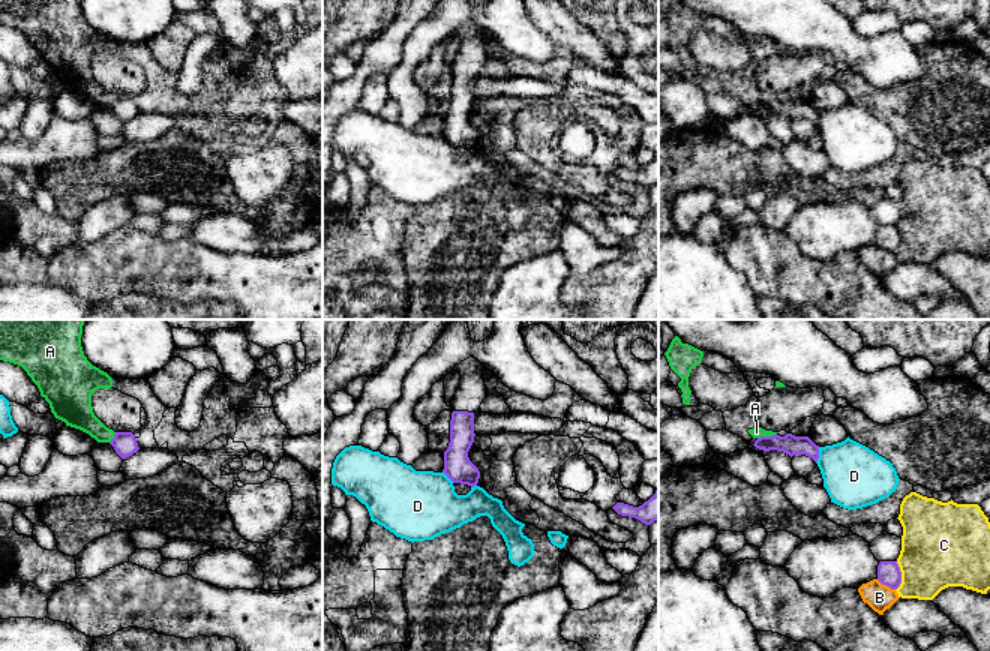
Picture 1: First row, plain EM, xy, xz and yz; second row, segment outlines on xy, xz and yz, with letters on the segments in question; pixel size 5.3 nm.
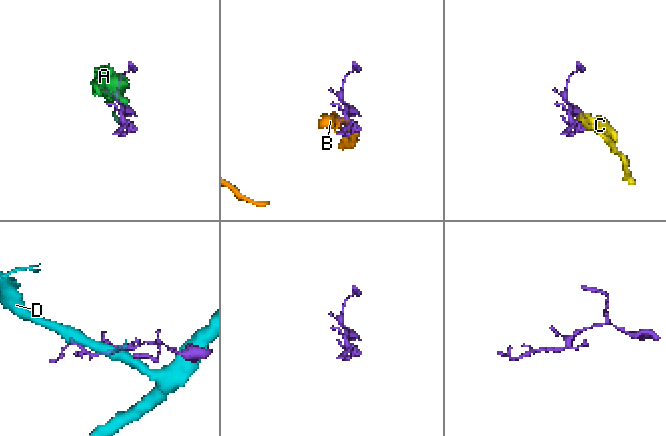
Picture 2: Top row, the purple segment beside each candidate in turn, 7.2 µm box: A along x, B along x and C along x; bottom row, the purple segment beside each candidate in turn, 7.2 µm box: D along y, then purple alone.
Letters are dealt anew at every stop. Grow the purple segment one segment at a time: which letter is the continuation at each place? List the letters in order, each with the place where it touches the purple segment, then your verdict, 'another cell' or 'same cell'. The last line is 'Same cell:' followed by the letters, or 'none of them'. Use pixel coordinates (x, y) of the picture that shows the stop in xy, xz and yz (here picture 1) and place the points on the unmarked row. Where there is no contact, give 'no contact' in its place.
A: meets purple in yz at (767, 101); another cell
B: meets purple in yz at (885, 248); another cell
C: meets purple in yz at (900, 240); another cell
D: meets purple in yz at (818, 119); another cell
Same cell: none of them

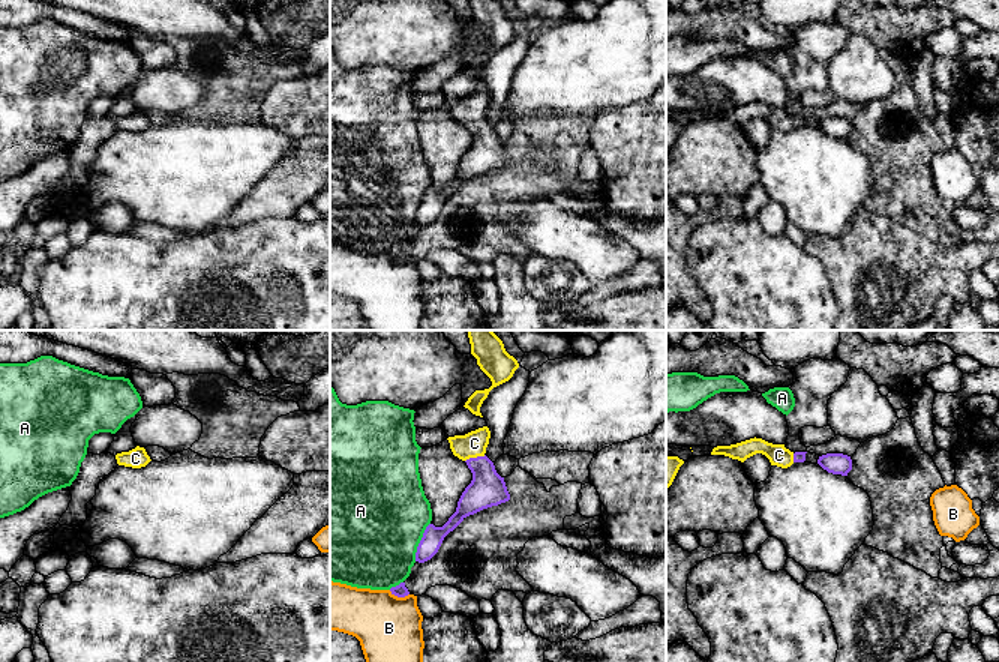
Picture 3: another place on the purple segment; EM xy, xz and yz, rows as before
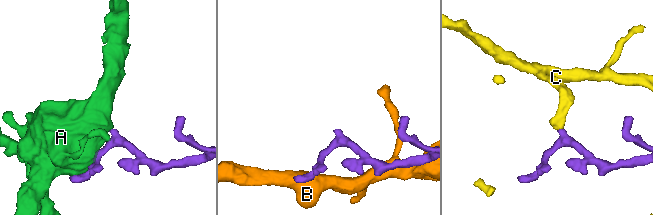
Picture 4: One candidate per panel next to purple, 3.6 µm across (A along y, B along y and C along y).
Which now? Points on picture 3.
A: meets purple in xz at (420, 206); another cell
B: meets purple in xz at (399, 260); another cell
C: meets purple in xz at (474, 122); same cell
Same cell: C

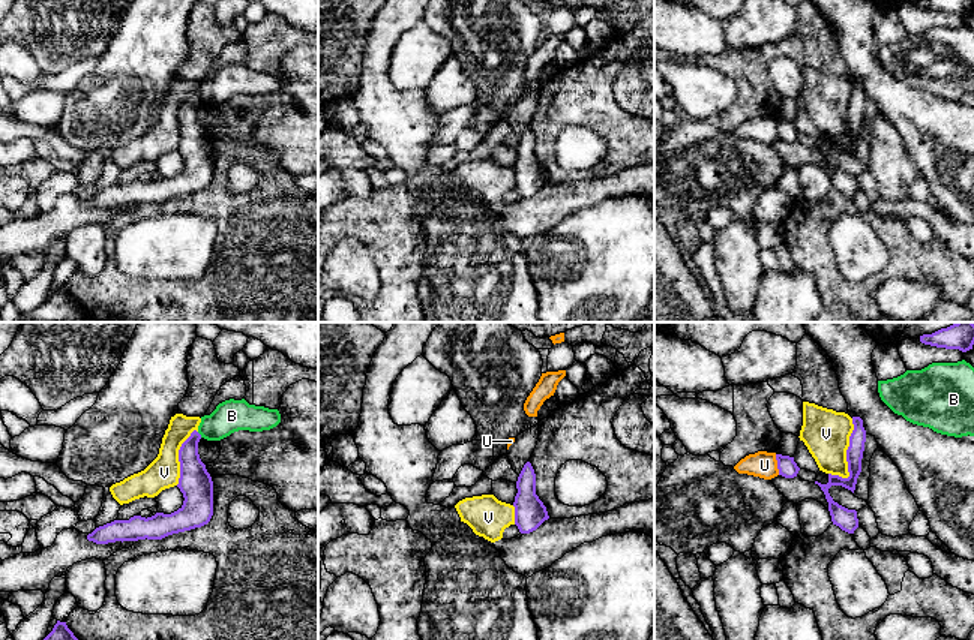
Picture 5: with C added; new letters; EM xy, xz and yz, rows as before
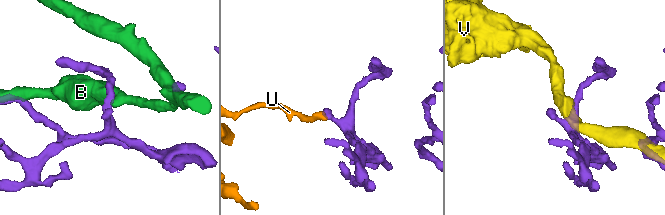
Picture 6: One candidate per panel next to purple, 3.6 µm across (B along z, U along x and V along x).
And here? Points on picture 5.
B: meets purple in xy at (200, 99); another cell
U: meets purple in yz at (778, 129); another cell
V: meets purple in yz at (847, 114); another cell
Same cell: none of them

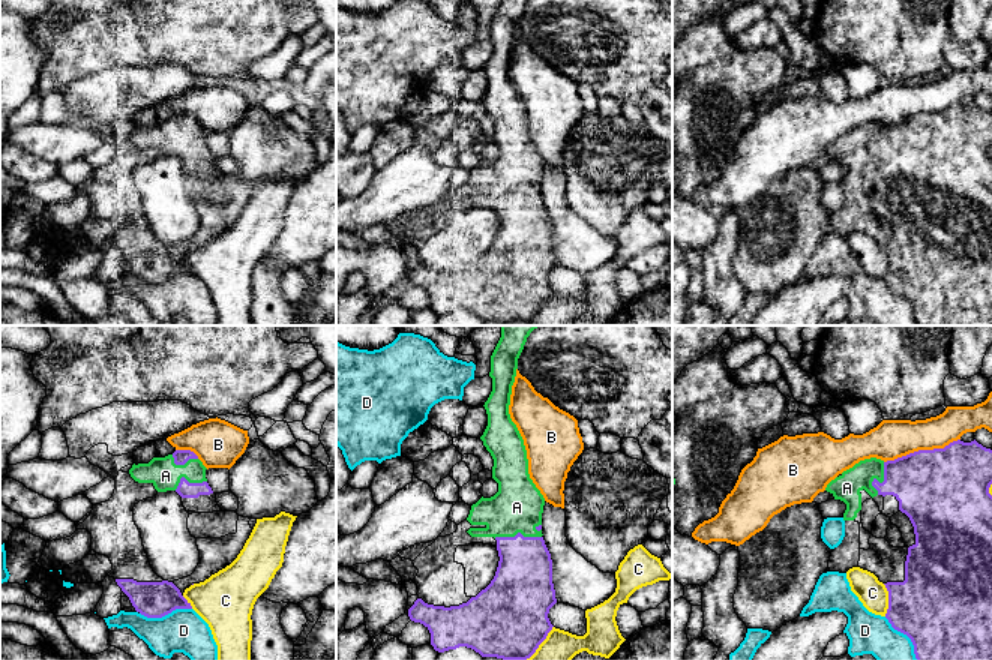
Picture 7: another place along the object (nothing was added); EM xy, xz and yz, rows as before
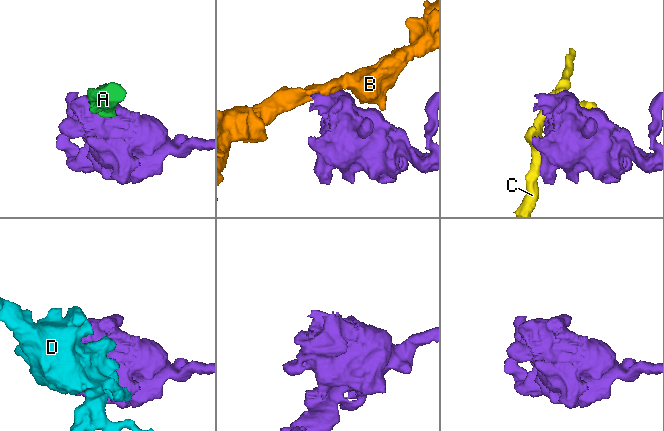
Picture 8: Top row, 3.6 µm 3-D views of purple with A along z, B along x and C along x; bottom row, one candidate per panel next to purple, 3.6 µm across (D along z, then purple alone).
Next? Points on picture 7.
A: meets purple in xz at (518, 197); same cell
B: meets purple in yz at (922, 114); another cell
C: meets purple in yz at (889, 264); another cell
D: meets purple in xy at (165, 278); another cell
Same cell: A

